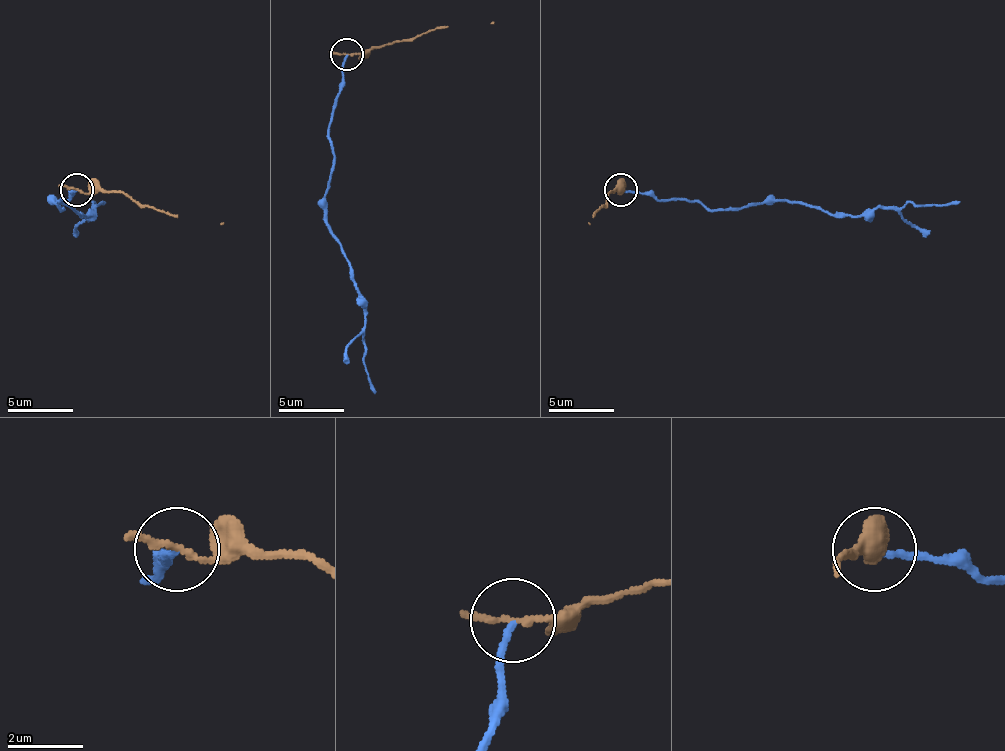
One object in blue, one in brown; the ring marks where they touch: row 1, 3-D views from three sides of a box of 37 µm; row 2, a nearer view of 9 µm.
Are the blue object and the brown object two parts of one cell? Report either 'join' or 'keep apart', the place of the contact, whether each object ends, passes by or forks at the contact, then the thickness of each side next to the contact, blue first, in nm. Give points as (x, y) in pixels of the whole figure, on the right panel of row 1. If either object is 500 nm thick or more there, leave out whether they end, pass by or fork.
keep apart; at (621, 190); blue ends there; brown passes by; 170 nm thick on the blue side, 160 nm on the other

